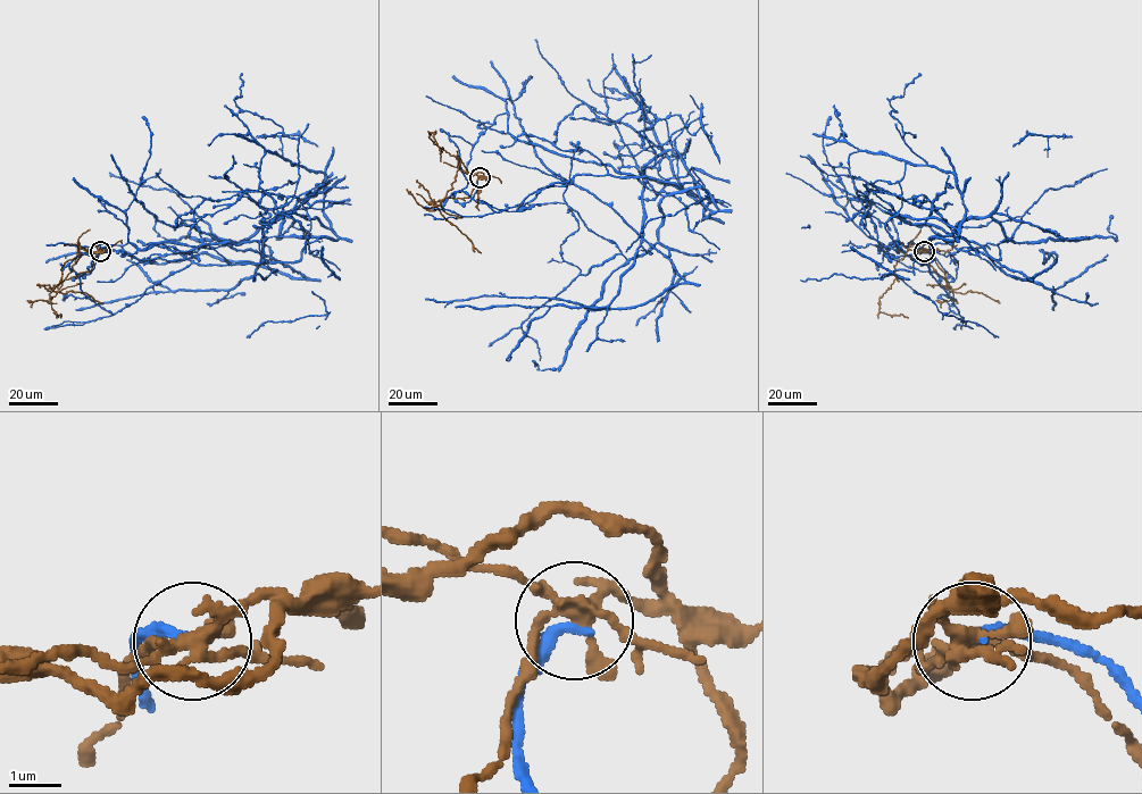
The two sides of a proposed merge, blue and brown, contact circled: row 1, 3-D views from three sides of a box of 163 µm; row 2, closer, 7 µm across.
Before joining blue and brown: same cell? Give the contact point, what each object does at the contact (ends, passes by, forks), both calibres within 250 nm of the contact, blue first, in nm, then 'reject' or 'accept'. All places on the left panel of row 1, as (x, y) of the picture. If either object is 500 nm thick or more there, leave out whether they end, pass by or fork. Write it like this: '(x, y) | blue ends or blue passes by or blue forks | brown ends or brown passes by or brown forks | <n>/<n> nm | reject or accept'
(100, 251) | blue ends | brown forks | 240/240 nm | reject

